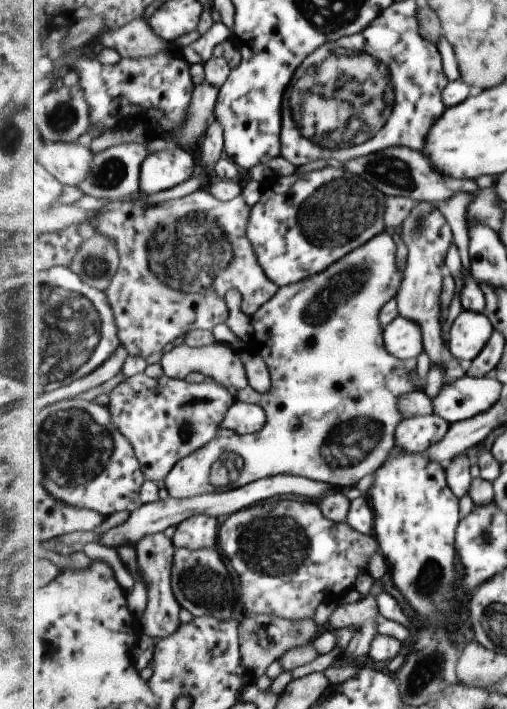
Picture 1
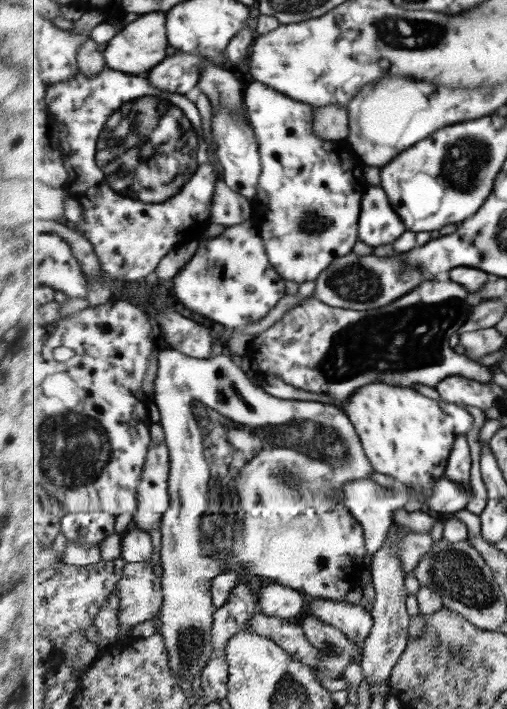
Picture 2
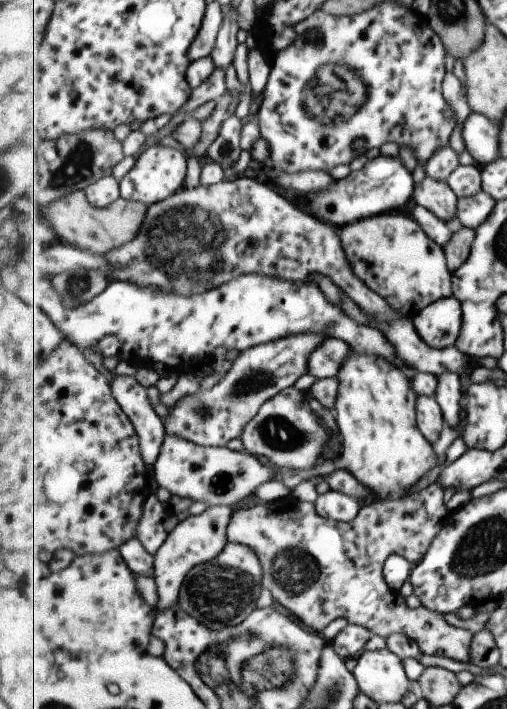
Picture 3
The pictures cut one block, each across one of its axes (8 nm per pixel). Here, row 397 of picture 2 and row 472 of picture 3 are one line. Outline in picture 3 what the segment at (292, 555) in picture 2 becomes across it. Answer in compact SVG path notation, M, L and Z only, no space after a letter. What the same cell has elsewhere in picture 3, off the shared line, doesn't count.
M167 435L161 454L159 454L159 460L155 462L153 476L159 488L166 488L171 494L176 494L181 498L189 498L192 502L205 502L208 507L235 506L243 498L255 494L263 484L275 481L275 472L279 469L281 469L279 466L270 464L264 466L255 454L247 450L235 451L227 447L204 447L190 440L179 438L179 435Z

